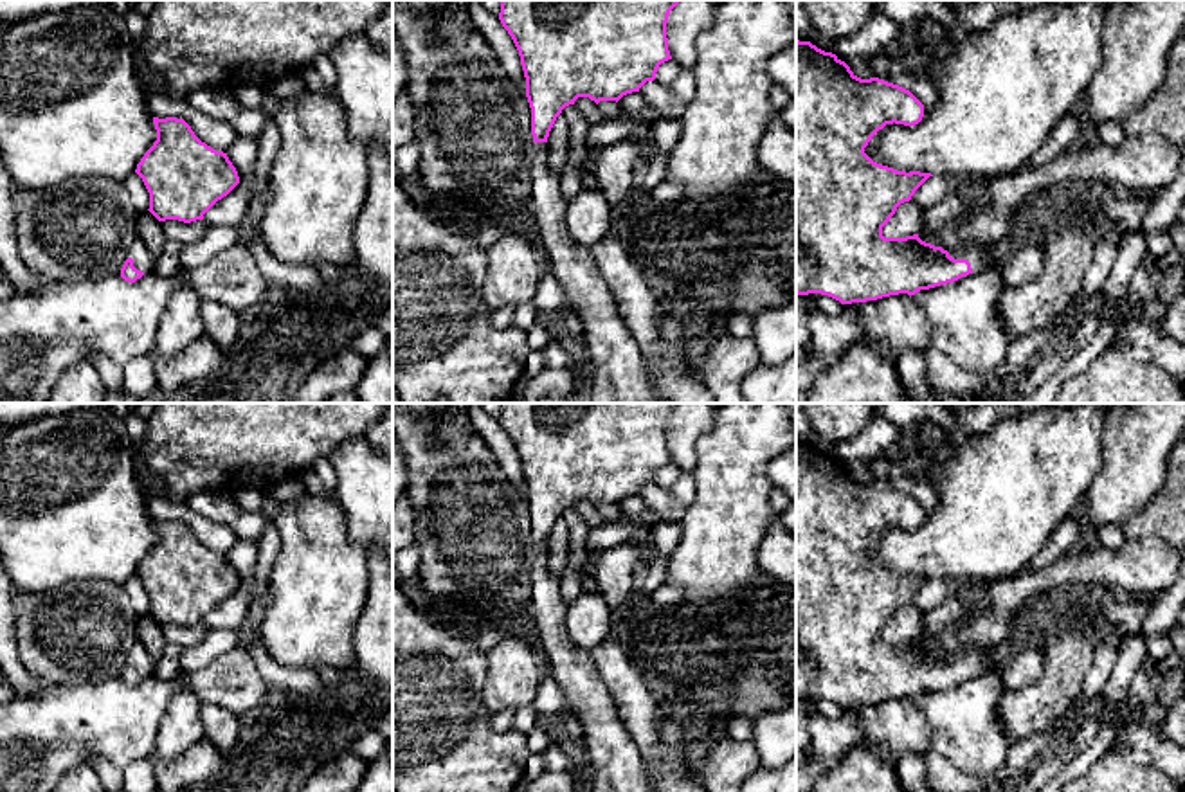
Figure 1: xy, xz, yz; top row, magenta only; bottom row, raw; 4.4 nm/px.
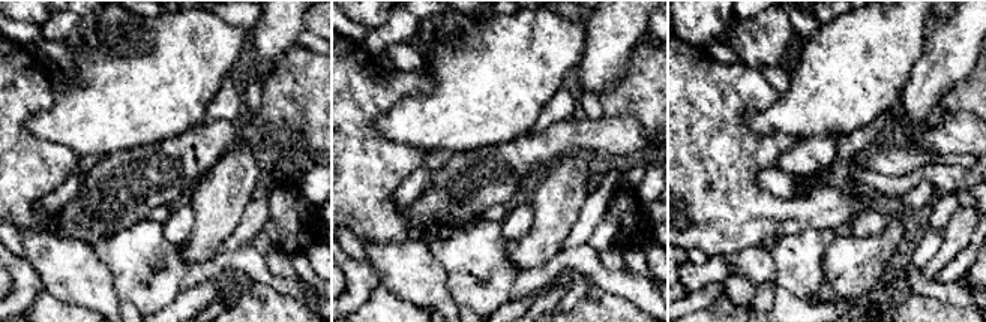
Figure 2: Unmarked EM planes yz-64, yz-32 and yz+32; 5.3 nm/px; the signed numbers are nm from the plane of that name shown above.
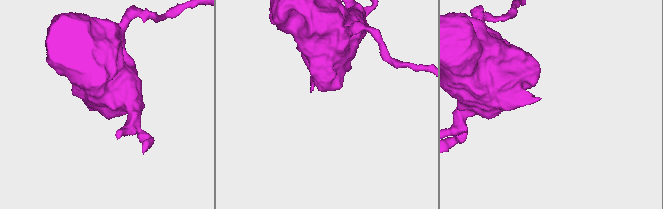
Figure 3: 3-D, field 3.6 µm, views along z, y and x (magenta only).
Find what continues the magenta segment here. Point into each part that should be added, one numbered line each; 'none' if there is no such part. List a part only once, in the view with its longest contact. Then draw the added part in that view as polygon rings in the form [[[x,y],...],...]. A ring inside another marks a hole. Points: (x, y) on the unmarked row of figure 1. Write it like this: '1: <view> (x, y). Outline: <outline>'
1: yz (980, 659). Outline: [[[1023,639],[1005,644],[965,646],[947,655],[954,662],[967,662],[971,666],[972,677],[983,673],[1001,675],[1005,664],[1014,657],[1021,644]]]

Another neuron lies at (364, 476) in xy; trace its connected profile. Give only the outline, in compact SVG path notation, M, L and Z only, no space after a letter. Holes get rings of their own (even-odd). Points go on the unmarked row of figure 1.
M364 437L340 443L330 455L337 473L335 497L348 518L349 536L366 551L380 547L393 562L393 459Z

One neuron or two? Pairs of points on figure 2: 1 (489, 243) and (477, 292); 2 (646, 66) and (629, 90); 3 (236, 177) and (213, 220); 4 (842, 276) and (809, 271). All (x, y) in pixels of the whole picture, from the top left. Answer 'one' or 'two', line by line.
1: one
2: one
3: one
4: two

